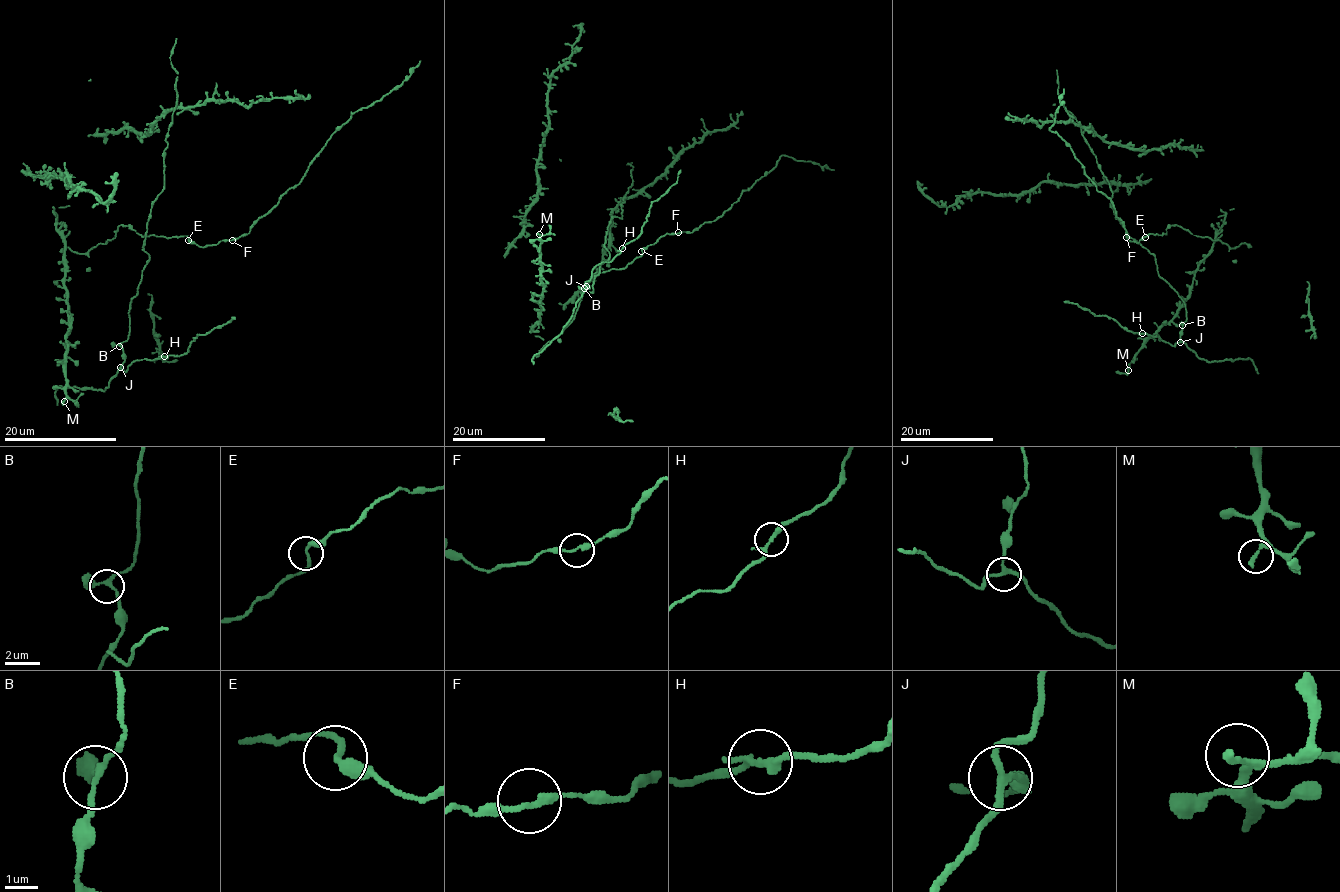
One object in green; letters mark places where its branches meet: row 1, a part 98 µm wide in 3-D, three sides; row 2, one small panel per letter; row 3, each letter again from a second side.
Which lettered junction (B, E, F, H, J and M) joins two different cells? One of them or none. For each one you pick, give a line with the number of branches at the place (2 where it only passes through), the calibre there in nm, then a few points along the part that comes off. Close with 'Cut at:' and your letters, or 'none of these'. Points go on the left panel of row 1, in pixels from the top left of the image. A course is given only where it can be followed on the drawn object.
Cut at: none of these

